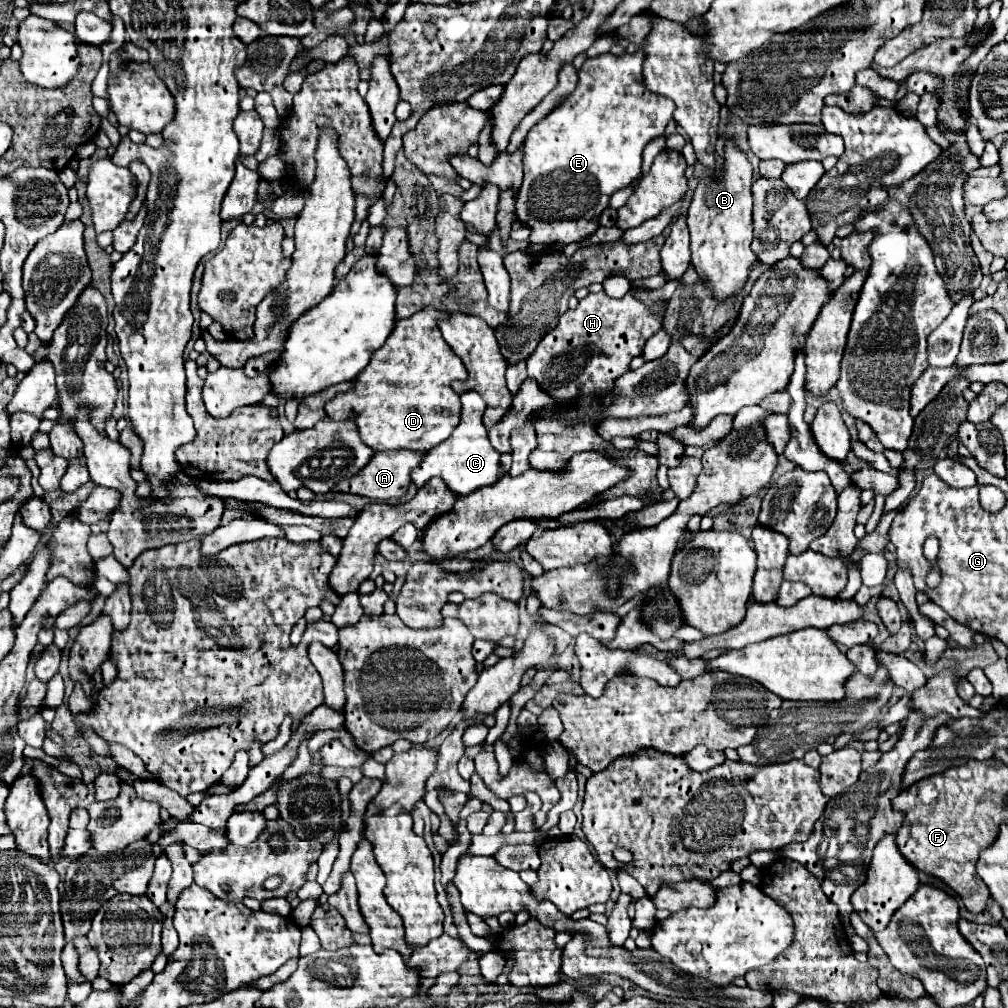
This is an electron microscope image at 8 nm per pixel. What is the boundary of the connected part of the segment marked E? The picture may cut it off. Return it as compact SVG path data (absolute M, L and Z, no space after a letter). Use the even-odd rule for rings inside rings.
M644 51L588 57L578 71L580 81L572 99L566 99L556 111L528 131L524 145L524 183L520 187L520 197L516 199L516 215L524 225L534 229L530 235L532 243L572 243L594 233L598 229L600 213L608 207L610 195L628 187L642 173L644 147L654 137L664 135L664 129L674 119L676 111L672 99L646 89L642 75L644 59Z

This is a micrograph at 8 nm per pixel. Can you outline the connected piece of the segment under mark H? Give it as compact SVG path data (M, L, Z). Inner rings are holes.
M630 287L622 299L612 299L604 291L596 295L590 293L574 311L568 309L528 357L528 377L544 385L558 403L572 403L576 395L598 395L600 391L612 389L614 379L628 371L628 363L642 355L646 341L662 327L664 315L654 313L642 303L636 297L638 291L644 289Z

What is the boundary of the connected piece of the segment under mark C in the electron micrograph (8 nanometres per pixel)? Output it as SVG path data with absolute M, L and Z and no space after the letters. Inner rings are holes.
M466 391L462 397L462 417L460 425L452 435L436 445L432 451L426 453L422 463L412 471L412 481L416 487L424 487L432 477L444 479L448 489L456 495L468 495L468 491L474 491L480 485L496 483L502 475L502 463L500 463L500 453L490 445L488 431L482 423L482 415L486 409L484 399L476 395L476 391Z

